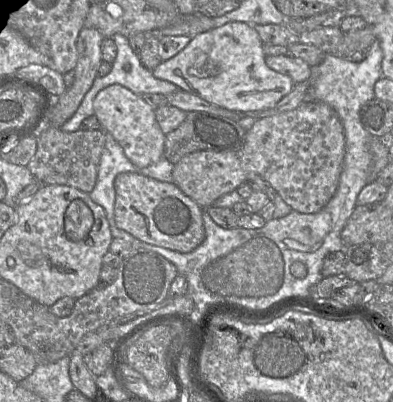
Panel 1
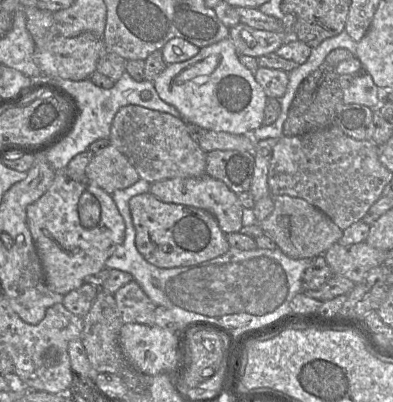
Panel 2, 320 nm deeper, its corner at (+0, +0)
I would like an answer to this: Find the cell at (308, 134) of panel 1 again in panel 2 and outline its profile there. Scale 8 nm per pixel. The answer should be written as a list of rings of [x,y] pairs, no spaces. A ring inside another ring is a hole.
[[[207,174],[200,177],[172,178],[151,183],[149,193],[165,203],[181,204],[200,208],[211,213],[224,234],[239,232],[242,225],[243,207],[237,194],[231,191],[224,182]]]

